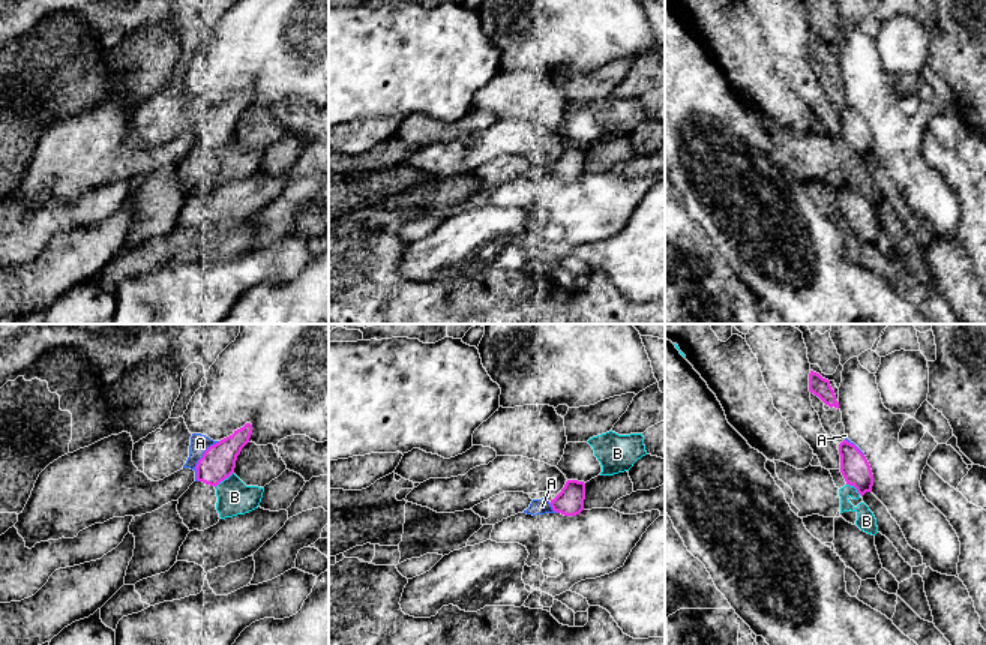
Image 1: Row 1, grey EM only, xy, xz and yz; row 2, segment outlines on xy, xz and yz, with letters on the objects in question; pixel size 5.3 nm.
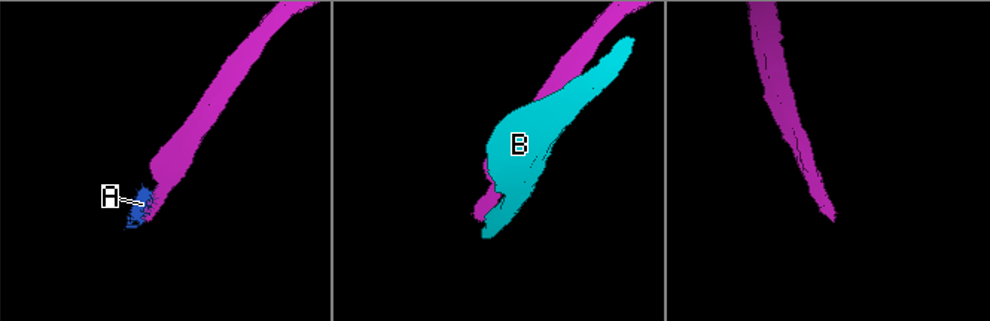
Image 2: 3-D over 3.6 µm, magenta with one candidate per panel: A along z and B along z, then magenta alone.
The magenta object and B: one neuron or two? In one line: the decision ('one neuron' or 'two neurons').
two neurons

